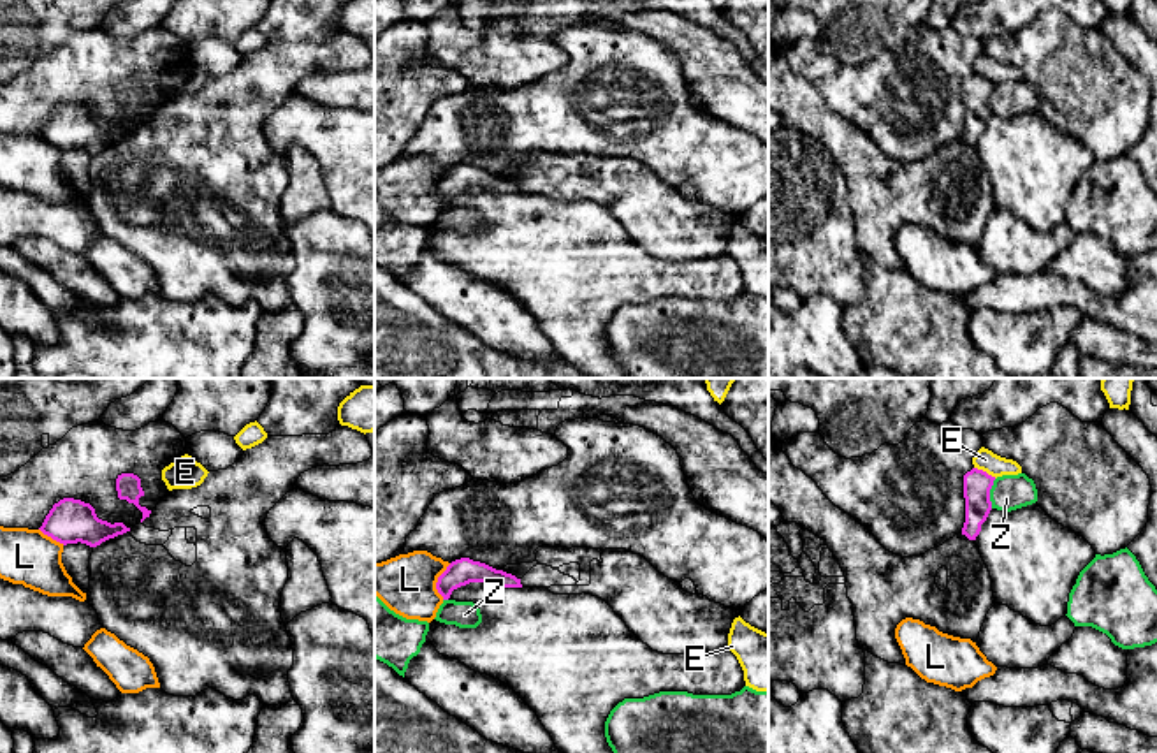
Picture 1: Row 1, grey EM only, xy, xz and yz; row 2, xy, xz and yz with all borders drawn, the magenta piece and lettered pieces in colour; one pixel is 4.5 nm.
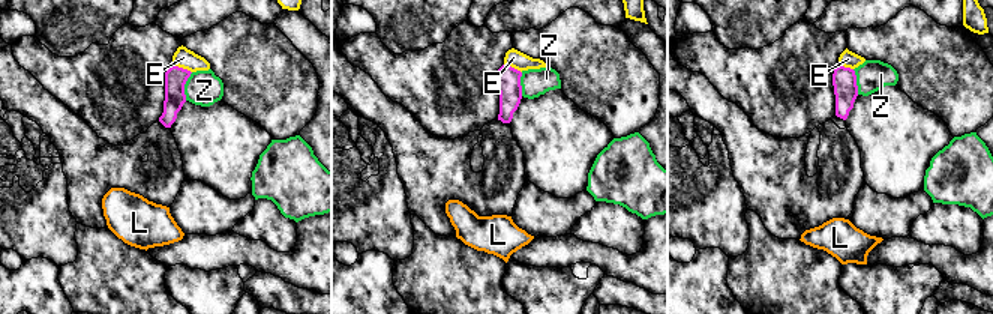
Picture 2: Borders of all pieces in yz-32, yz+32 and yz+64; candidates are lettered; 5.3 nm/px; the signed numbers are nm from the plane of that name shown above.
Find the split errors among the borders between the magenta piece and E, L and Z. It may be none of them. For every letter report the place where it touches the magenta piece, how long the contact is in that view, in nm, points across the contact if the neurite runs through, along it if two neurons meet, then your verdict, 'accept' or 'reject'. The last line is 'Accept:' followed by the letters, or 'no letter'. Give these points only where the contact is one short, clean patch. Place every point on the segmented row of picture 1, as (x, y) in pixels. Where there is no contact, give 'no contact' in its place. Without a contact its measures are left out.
E: yz (985, 472) | 120 nm | reject
L: xz (438, 581) | 170 nm | reject
Z: yz (989, 493) | 140 nm | reject
Accept: no letter

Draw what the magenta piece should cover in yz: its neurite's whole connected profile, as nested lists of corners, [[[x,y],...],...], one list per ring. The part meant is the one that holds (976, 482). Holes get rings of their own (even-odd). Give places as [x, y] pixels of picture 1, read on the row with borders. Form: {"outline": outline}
{"outline": [[[972,468],[964,475],[965,523],[962,535],[969,540],[976,540],[981,531],[981,524],[992,510],[990,489],[993,480],[995,477],[978,468]]]}

